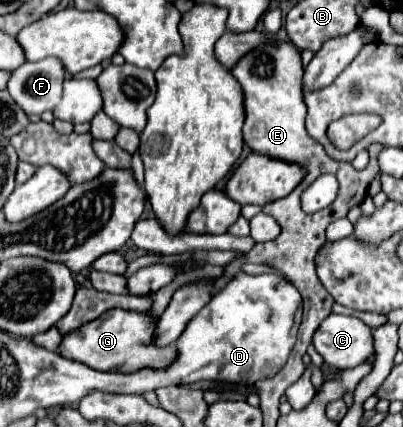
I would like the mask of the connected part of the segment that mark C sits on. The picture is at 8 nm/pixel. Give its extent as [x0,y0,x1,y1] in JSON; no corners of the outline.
[312,314,376,370]

